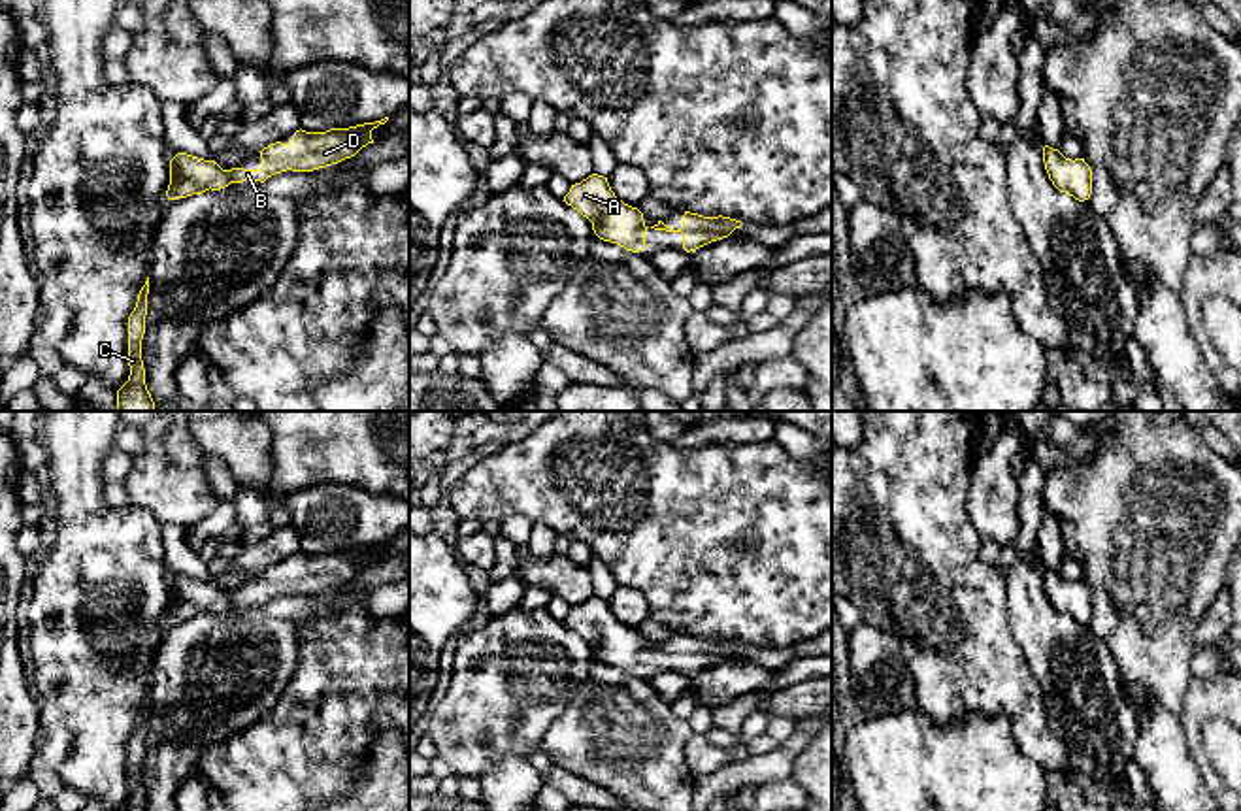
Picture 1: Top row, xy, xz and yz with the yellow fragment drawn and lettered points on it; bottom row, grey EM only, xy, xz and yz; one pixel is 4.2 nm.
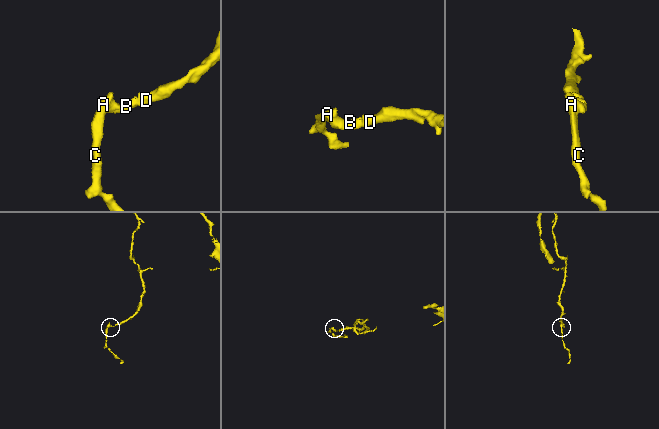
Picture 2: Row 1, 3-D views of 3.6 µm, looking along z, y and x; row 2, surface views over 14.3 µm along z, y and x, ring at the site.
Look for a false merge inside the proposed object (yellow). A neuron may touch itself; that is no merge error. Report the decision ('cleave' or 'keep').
keep

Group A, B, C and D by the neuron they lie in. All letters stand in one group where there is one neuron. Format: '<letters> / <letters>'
A B C D

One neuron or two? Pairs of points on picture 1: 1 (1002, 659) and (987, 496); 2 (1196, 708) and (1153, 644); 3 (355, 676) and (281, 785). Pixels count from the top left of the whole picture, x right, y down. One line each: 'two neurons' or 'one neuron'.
1: two neurons
2: two neurons
3: one neuron

